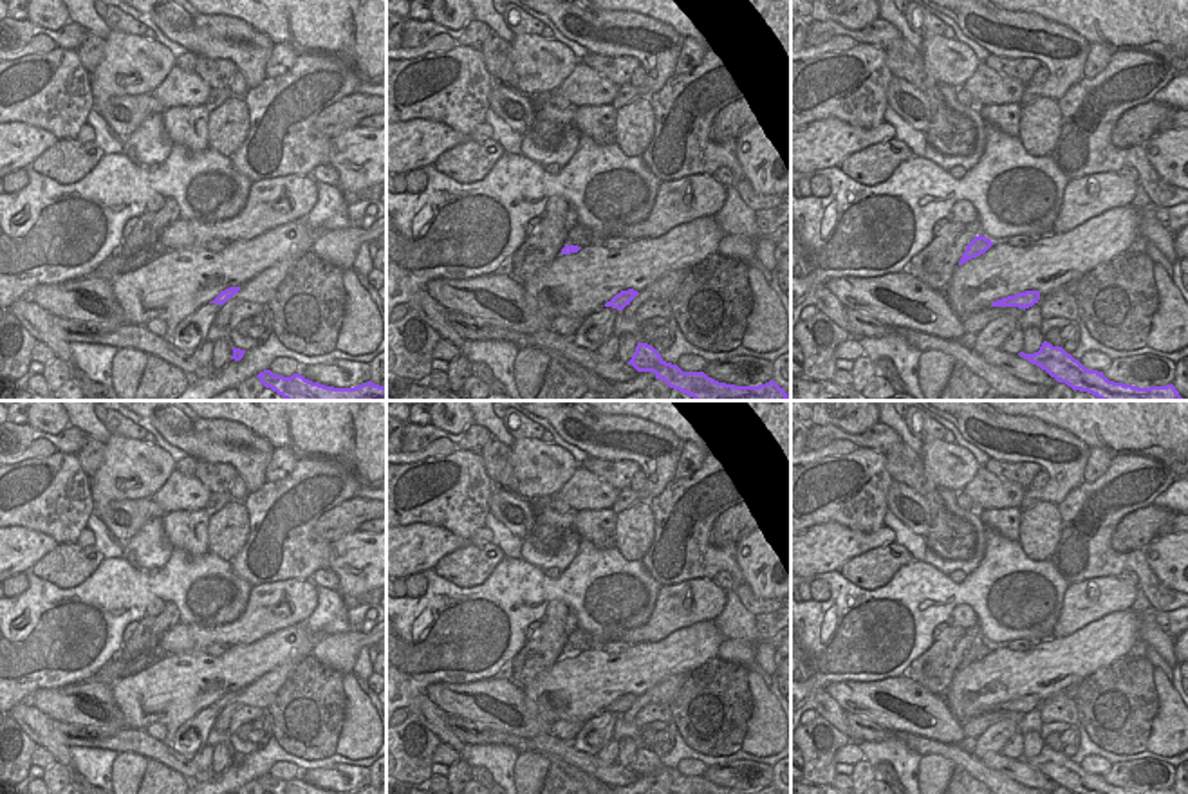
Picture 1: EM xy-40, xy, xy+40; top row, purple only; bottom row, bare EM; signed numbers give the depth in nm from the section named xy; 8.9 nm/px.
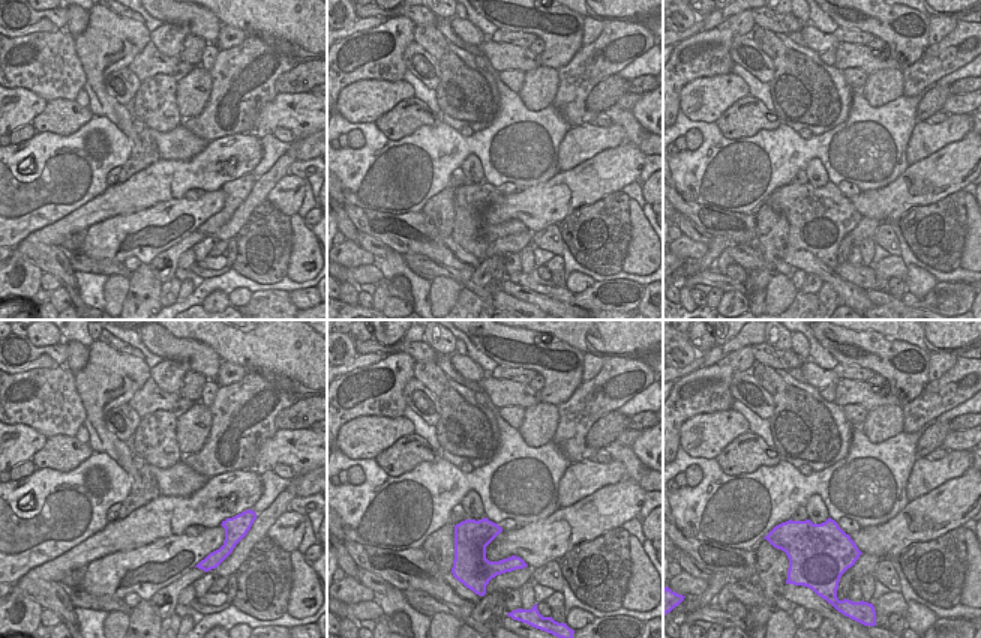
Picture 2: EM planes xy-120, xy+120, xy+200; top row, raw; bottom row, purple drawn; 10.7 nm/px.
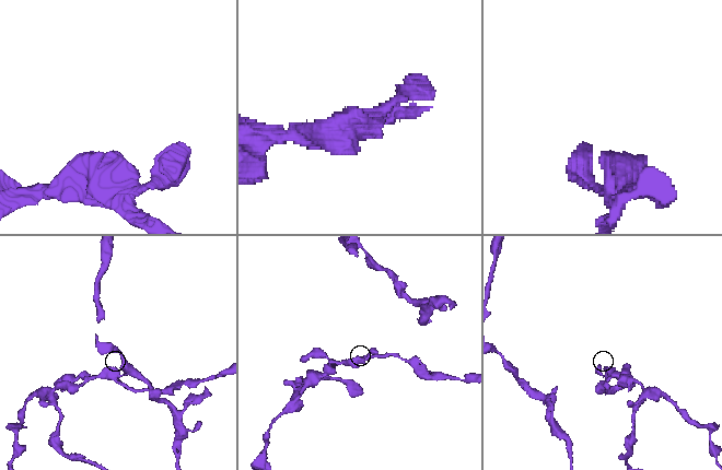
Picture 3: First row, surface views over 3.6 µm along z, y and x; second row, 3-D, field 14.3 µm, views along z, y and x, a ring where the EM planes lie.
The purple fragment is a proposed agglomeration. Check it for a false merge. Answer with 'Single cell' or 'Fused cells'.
Single cell

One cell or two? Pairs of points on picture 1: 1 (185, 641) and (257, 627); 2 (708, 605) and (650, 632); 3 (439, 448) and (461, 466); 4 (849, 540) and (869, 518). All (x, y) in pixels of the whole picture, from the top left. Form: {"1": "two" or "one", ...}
{"1": "one", "2": "one", "3": "two", "4": "two"}

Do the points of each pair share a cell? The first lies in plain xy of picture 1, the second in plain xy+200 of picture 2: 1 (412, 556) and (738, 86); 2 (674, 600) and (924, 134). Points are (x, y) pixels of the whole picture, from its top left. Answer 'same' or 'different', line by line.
1: same
2: same

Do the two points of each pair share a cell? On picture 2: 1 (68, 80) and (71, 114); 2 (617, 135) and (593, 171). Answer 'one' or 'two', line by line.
1: two
2: two

